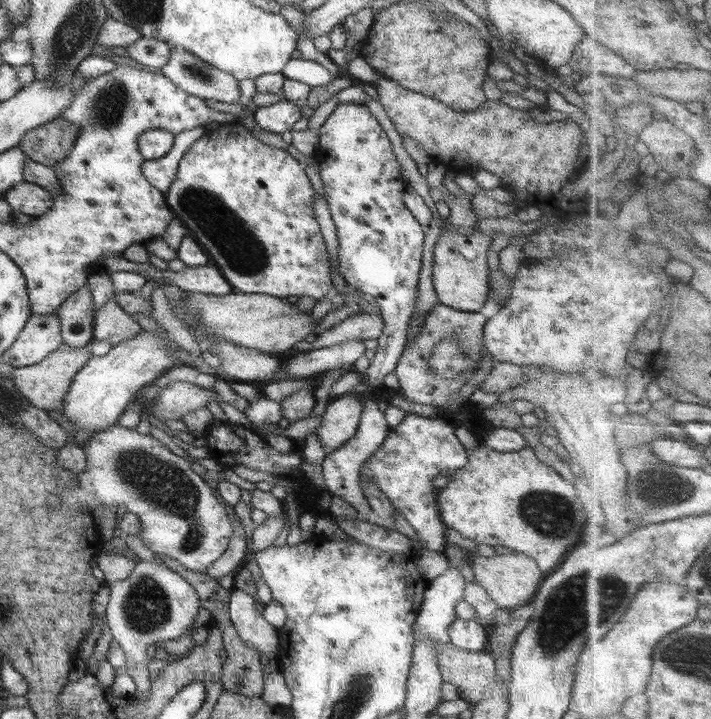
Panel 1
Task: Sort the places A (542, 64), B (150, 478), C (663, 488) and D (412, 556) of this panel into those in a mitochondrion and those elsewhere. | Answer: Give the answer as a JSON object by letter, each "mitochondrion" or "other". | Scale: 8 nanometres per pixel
{"A":"other","B":"mitochondrion","C":"mitochondrion","D":"other"}

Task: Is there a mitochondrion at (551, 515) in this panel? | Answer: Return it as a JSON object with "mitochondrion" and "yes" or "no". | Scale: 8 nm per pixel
{"mitochondrion":"yes"}

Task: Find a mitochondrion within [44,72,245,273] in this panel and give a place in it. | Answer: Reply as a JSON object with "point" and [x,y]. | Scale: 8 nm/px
{"point":[106,107]}

